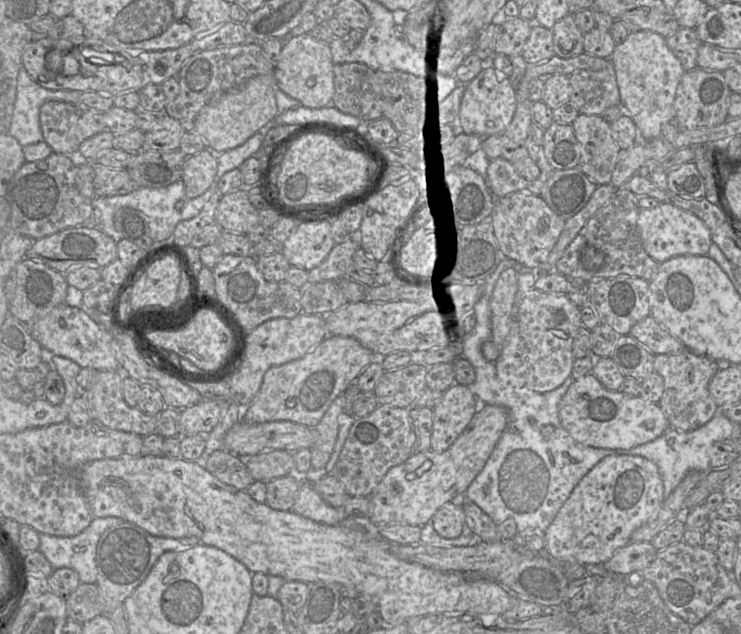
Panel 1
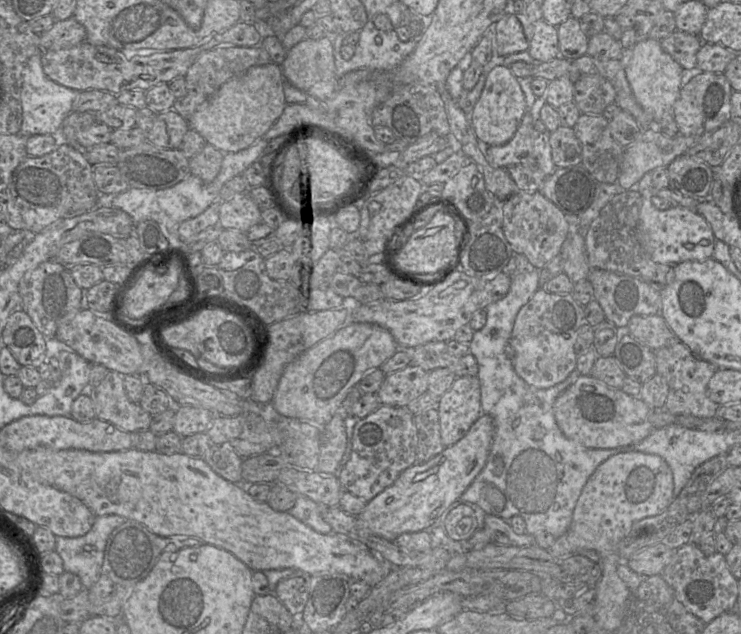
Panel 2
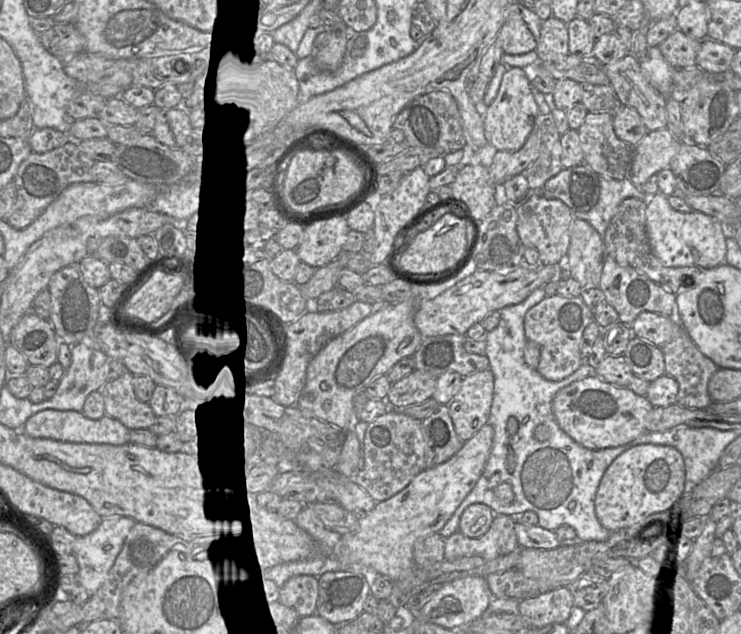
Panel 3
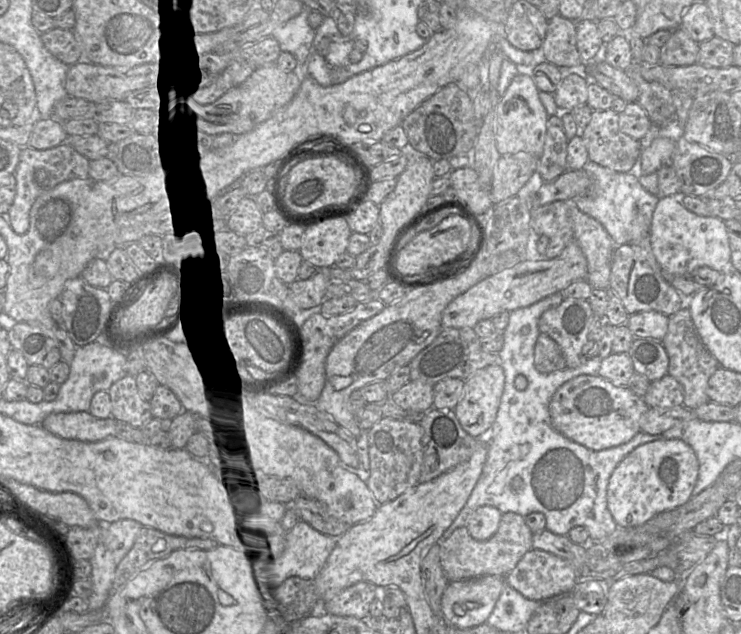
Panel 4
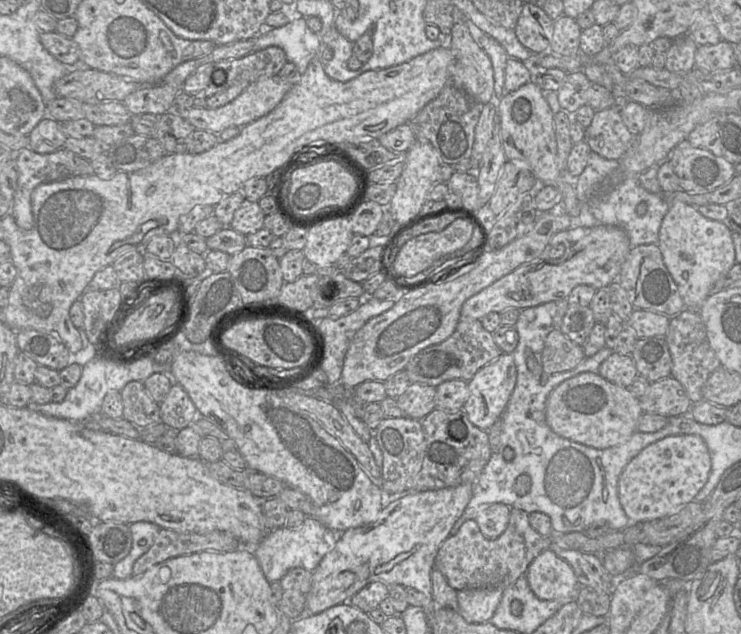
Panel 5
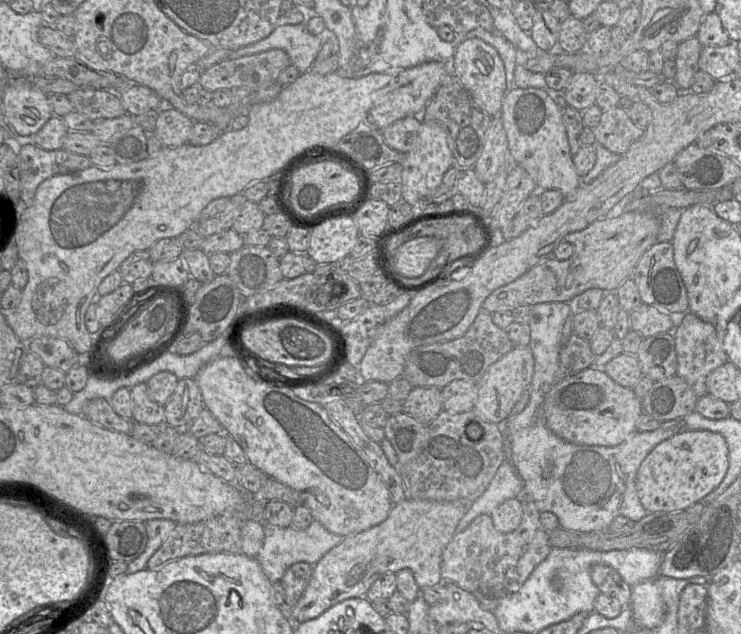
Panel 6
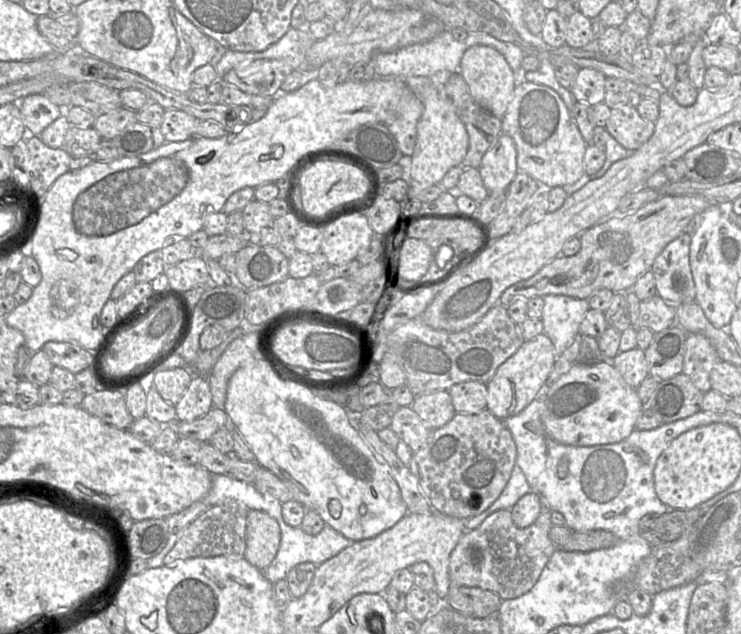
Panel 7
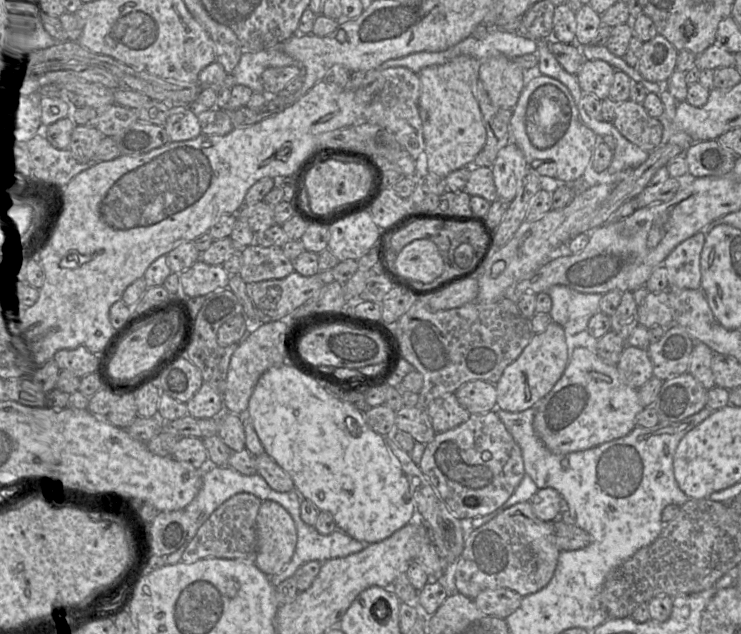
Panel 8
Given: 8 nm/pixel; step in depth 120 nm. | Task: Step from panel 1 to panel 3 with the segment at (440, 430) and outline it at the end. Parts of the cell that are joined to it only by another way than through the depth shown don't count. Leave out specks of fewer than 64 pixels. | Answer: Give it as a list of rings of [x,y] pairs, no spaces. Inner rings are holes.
[[[490,369],[465,376],[458,393],[447,404],[457,435],[465,442],[489,423],[494,393]]]

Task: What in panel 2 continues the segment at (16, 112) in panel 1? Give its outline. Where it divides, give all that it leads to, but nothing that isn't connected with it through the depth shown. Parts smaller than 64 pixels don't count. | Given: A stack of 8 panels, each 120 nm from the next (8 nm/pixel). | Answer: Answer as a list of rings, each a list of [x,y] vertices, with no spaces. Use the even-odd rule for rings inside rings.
[[[42,53],[30,57],[23,69],[21,86],[22,123],[19,134],[24,137],[32,135],[57,135],[62,122],[73,111],[73,103],[78,94],[73,90],[50,80],[42,68]]]

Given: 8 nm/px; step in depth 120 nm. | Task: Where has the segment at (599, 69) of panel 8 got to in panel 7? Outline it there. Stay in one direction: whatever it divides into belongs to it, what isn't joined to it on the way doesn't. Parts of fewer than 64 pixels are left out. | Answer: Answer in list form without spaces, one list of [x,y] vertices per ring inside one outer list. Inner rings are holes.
[[[581,68],[570,86],[576,101],[589,106],[601,103],[605,98],[606,76],[593,68]]]

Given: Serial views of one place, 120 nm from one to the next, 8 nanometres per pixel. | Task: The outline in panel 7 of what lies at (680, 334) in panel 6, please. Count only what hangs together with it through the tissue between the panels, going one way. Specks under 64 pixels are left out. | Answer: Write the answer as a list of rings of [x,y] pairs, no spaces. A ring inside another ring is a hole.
[[[687,335],[682,373],[687,375],[703,393],[712,390],[710,372],[719,360],[711,342],[704,335]]]

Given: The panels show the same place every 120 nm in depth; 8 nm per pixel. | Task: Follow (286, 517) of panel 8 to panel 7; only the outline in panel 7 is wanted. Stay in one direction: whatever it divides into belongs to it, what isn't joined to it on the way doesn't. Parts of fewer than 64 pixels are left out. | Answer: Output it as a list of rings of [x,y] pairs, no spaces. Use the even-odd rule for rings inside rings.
[[[248,511],[244,559],[259,570],[266,569],[277,554],[280,539],[280,527],[274,518],[263,511]]]

